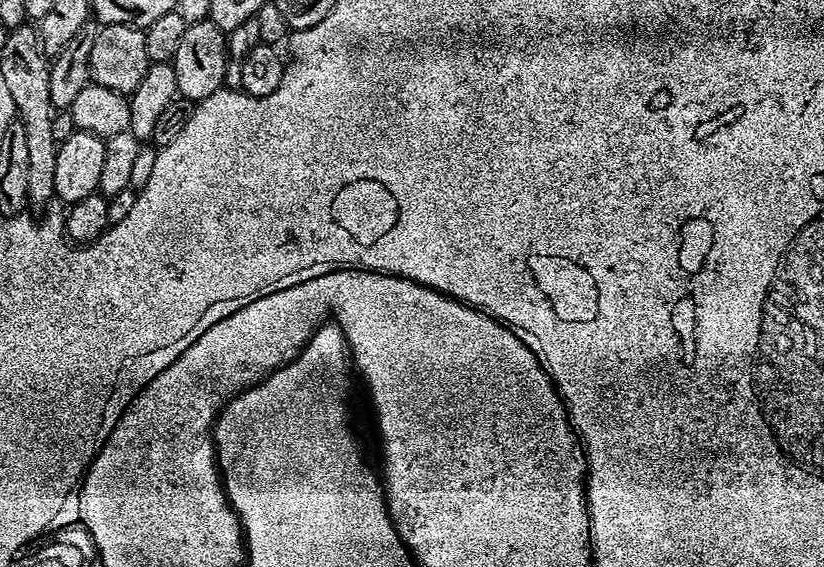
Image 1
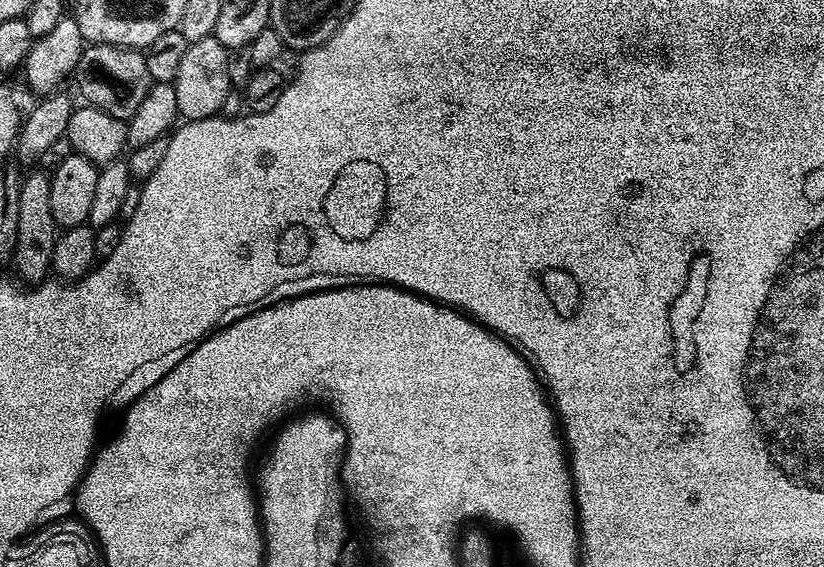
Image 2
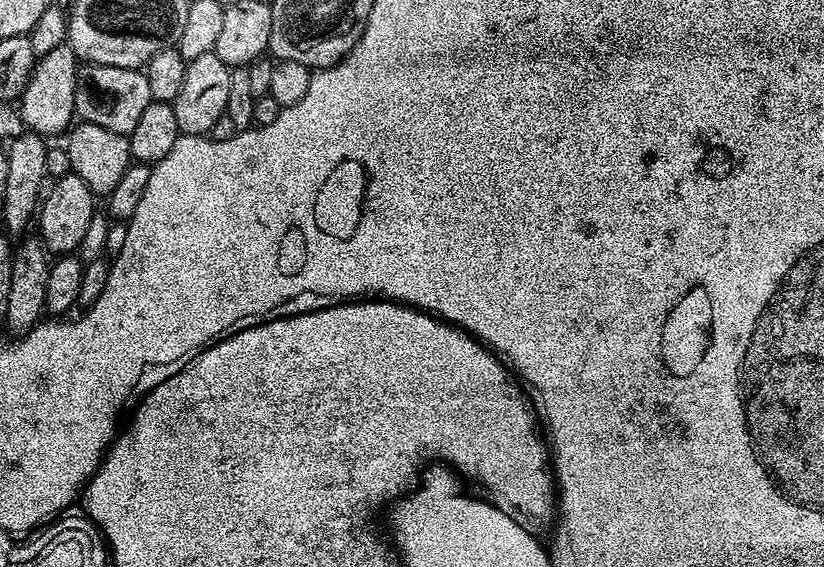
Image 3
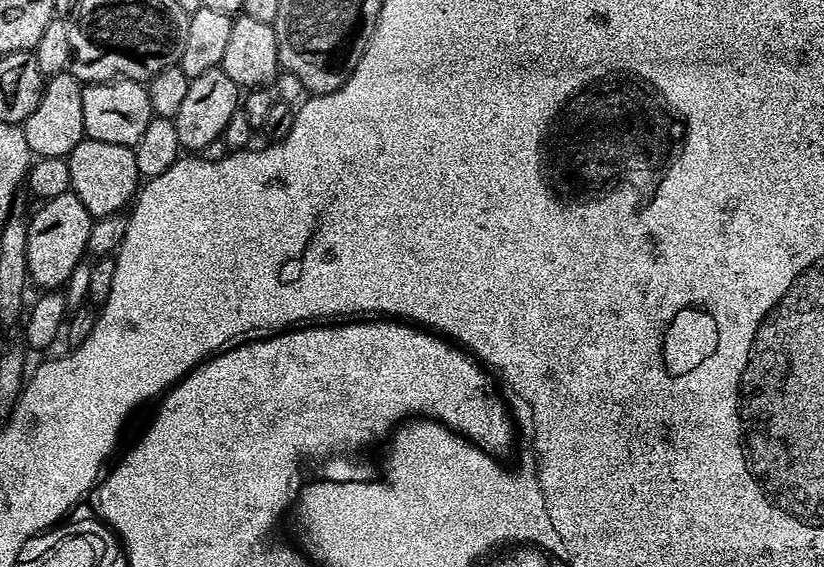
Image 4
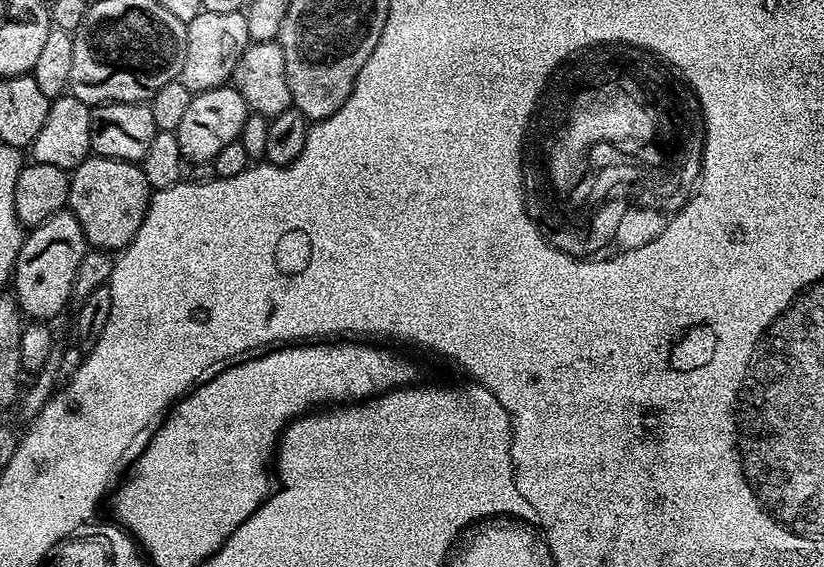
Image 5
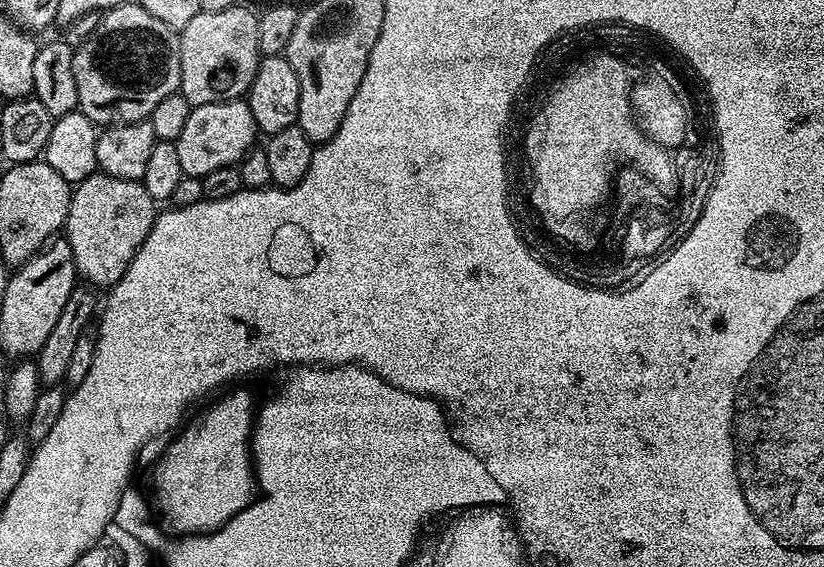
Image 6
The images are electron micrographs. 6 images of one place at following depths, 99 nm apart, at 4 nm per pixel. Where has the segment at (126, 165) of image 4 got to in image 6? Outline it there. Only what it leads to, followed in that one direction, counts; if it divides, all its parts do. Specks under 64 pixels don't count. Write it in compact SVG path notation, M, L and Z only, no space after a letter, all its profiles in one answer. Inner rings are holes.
M97 170L75 185L68 211L66 239L79 279L100 290L111 289L122 274L126 274L142 242L146 242L146 234L150 234L157 215L158 201L146 194L146 186L141 181L114 178Z

